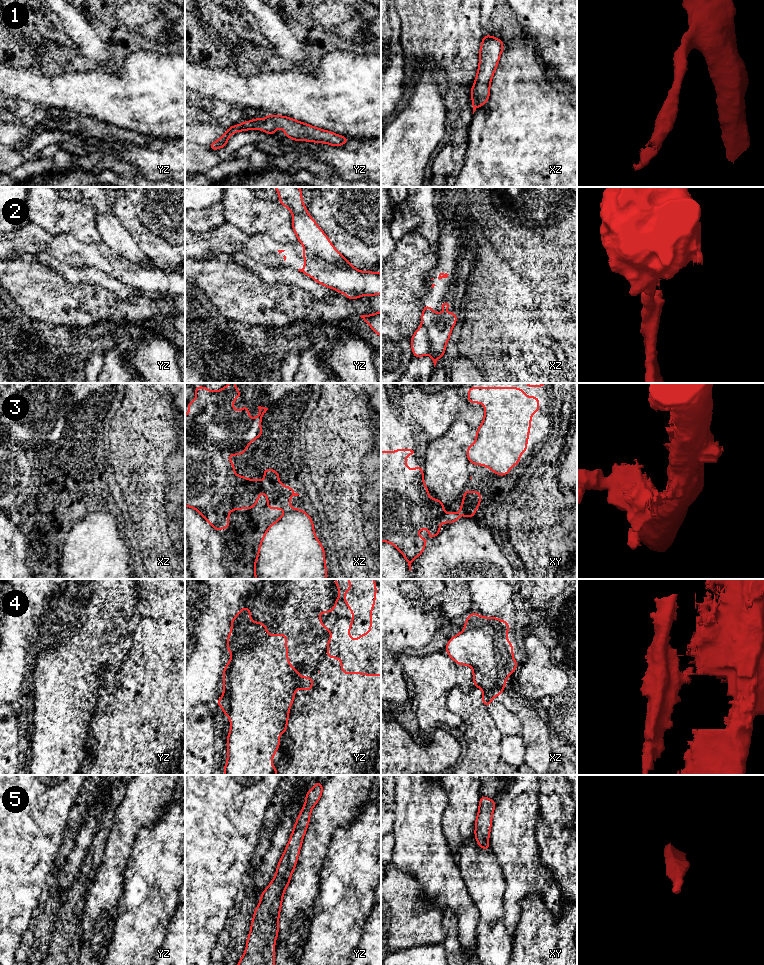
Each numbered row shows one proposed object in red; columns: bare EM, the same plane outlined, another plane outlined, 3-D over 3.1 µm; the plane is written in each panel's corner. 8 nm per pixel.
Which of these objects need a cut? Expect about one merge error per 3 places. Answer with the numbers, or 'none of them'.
2, 3, 4

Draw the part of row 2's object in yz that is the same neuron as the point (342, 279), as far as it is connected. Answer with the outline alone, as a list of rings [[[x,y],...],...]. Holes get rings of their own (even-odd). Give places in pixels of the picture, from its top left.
[[[303,250],[305,266],[298,271],[310,276],[323,286],[346,294],[351,291],[381,295],[381,273],[364,272],[353,266],[340,267]]]

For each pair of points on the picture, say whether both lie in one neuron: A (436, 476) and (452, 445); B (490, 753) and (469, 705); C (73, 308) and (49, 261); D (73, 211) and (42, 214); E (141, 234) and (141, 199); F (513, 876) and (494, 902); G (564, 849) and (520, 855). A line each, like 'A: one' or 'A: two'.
A: one
B: one
C: two
D: one
E: two
F: two
G: two

